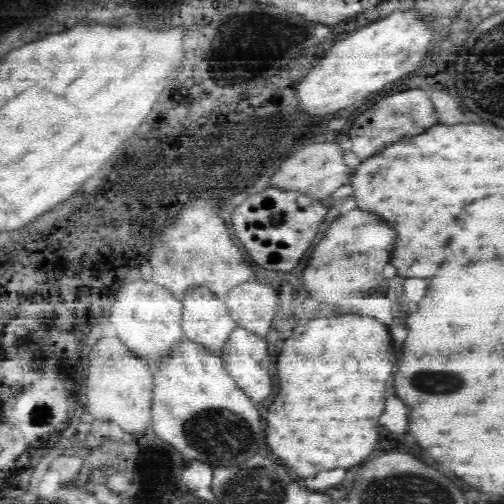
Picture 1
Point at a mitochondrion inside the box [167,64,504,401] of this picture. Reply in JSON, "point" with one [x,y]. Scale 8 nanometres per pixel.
{"point":[427,381]}

